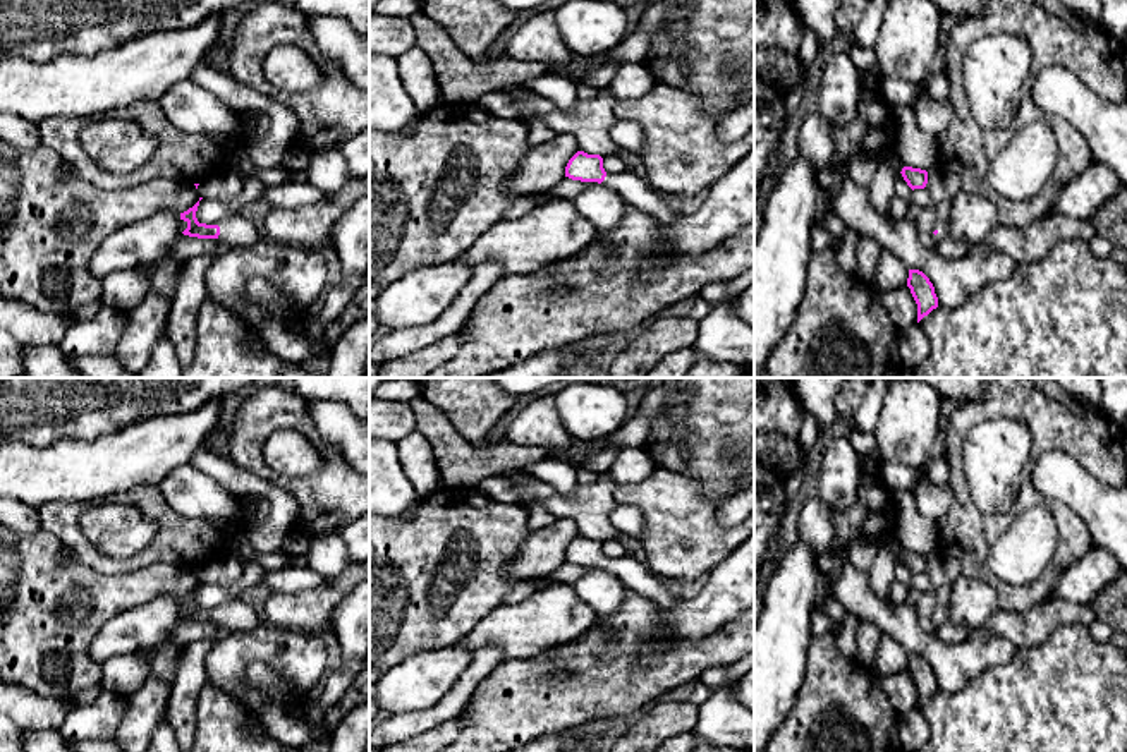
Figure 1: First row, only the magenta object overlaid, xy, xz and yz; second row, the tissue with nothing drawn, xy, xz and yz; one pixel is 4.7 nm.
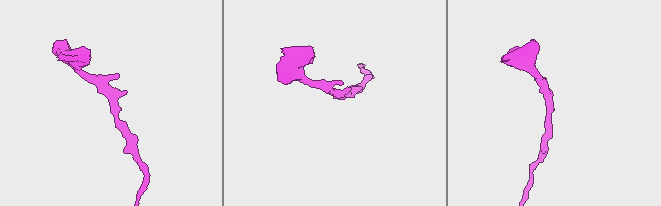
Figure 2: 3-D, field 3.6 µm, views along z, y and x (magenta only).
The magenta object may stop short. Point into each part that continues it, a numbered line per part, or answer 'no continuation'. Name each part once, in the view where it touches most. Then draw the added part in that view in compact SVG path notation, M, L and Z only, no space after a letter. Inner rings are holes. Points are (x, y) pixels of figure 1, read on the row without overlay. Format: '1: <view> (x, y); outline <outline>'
1: xy (237, 615); outline M241 599L218 606L218 611L218 625L223 625L230 630L251 630L265 622L263 615L258 613L253 604Z

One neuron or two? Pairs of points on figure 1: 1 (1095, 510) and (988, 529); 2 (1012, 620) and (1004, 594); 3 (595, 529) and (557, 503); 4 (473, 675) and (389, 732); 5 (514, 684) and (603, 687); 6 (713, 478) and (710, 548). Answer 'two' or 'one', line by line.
1: two
2: two
3: one
4: one
5: one
6: two

